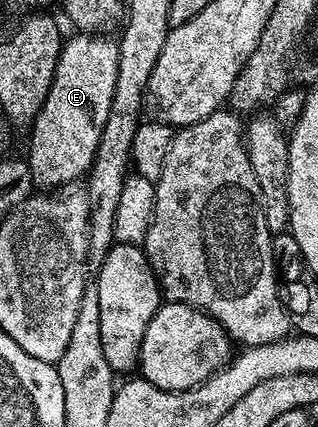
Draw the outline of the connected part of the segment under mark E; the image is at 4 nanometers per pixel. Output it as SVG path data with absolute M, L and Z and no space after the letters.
M76 35L63 42L58 67L54 71L54 79L50 83L50 91L46 95L46 103L38 111L36 120L30 126L32 138L28 141L26 160L32 172L32 184L40 191L56 191L59 185L68 185L85 176L92 167L92 160L98 151L98 143L102 139L102 127L106 127L106 119L110 115L110 103L114 99L114 87L118 79L117 42L104 41L100 35Z

